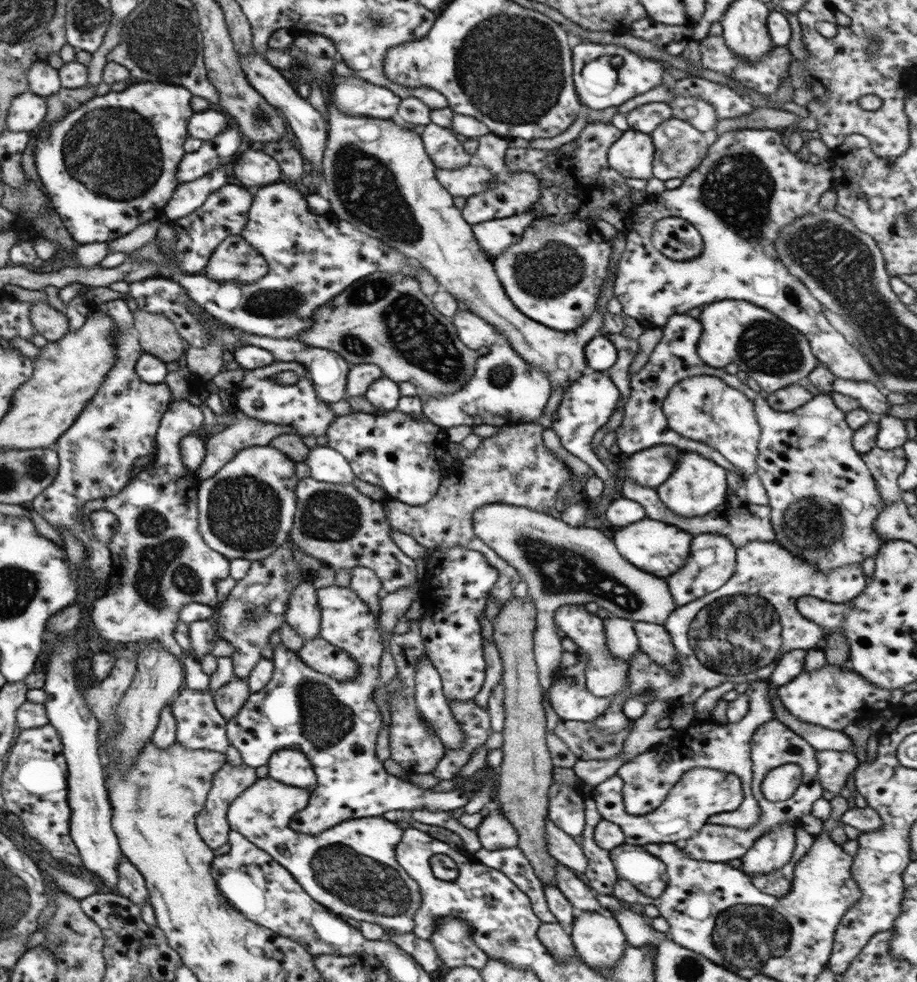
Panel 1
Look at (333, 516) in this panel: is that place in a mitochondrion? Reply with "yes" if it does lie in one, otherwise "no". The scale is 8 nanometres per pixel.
yes

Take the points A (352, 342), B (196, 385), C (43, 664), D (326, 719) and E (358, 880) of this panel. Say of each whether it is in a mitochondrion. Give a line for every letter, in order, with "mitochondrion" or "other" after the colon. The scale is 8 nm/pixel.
A: mitochondrion
B: other
C: other
D: mitochondrion
E: mitochondrion

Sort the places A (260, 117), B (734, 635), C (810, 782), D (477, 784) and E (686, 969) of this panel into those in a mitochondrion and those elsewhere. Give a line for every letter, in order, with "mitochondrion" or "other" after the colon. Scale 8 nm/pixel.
A: mitochondrion
B: mitochondrion
C: other
D: other
E: mitochondrion

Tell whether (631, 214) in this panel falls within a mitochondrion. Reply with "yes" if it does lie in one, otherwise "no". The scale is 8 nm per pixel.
no

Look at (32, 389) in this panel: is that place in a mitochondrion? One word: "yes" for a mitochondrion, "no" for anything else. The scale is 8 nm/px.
no

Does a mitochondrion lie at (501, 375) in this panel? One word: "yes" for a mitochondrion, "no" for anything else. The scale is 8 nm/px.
yes

